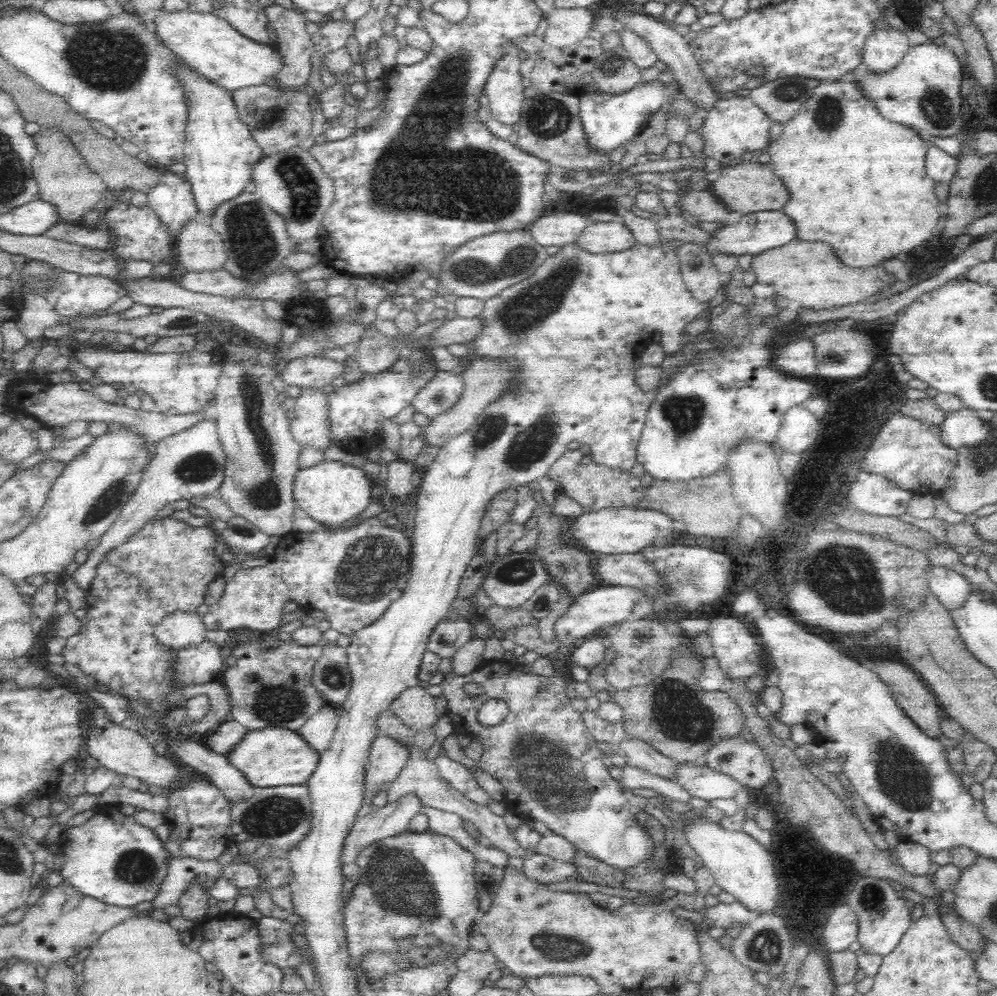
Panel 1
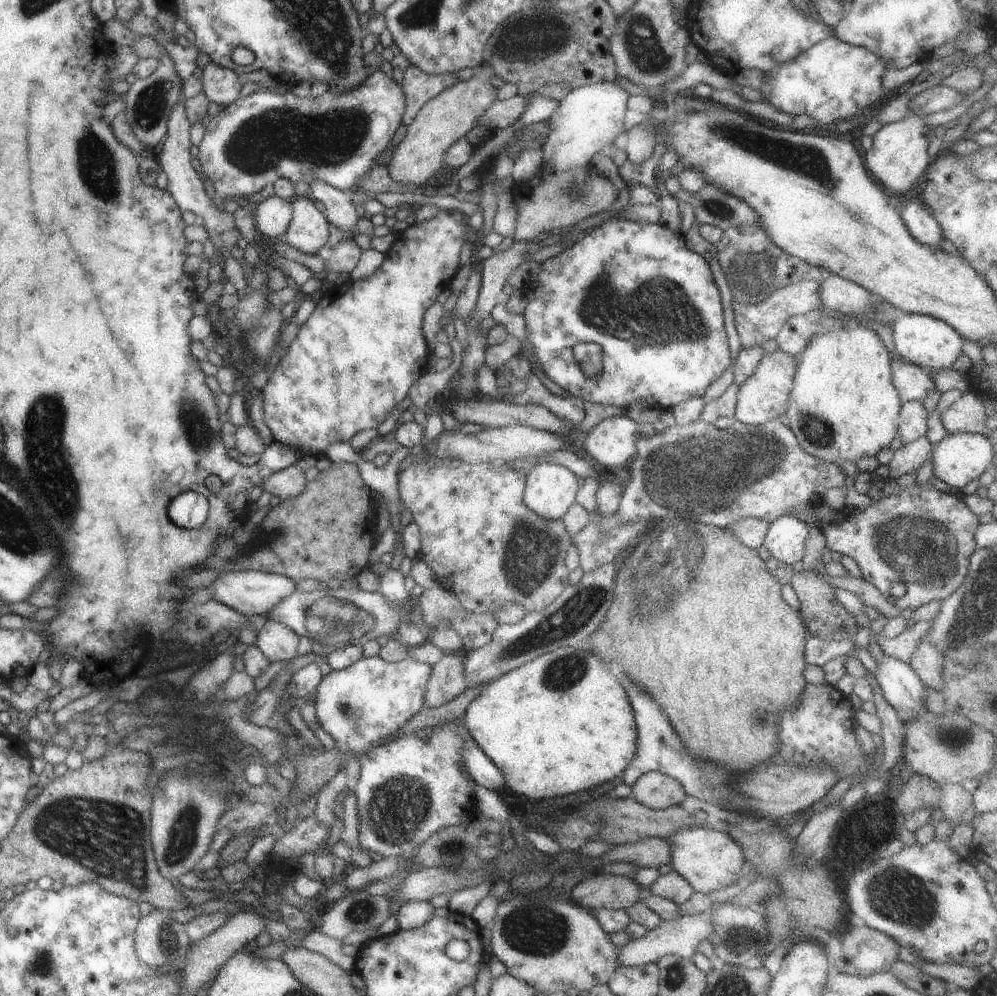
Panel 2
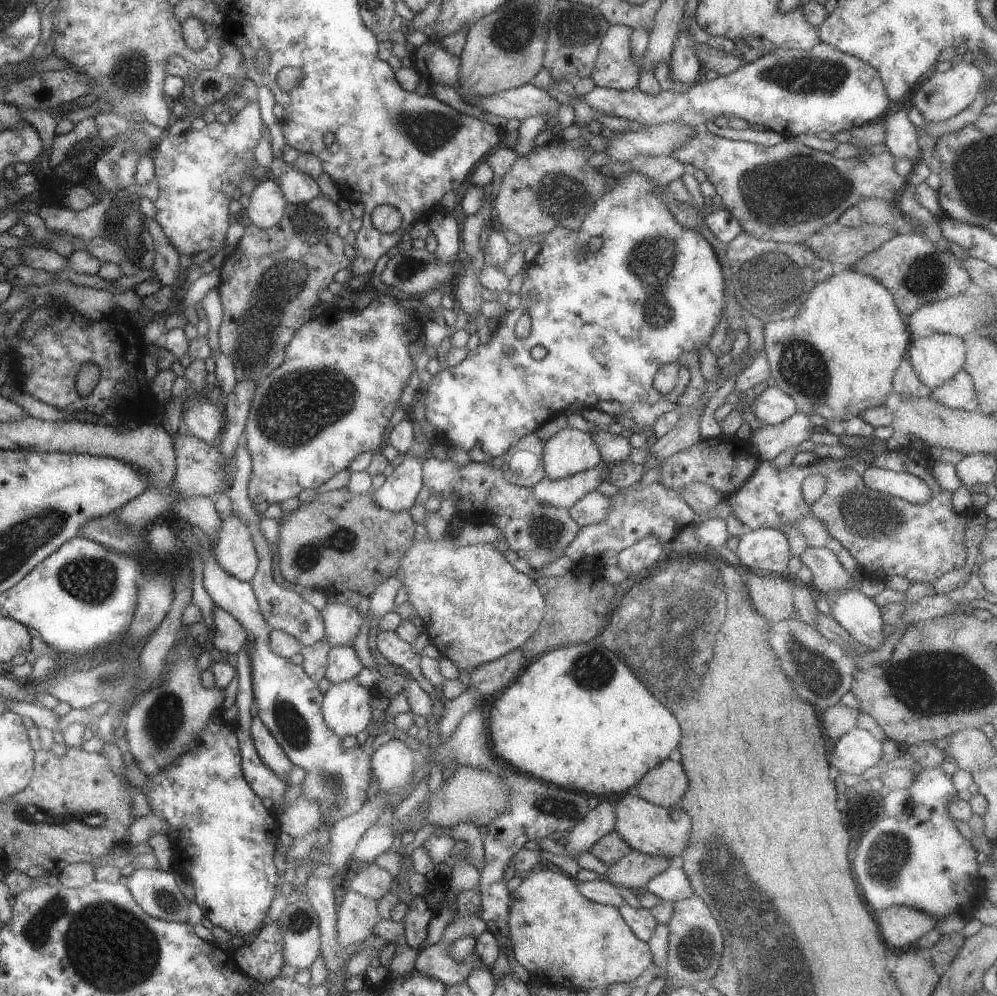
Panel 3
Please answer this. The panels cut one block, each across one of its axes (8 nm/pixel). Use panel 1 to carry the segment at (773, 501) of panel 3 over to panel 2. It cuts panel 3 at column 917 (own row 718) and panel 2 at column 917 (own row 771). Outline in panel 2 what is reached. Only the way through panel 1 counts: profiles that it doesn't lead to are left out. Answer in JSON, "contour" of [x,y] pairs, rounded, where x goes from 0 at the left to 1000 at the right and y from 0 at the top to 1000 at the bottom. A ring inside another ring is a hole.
{"contour":[[[917,485],[910,490],[901,489],[900,494],[876,503],[866,513],[859,512],[857,516],[845,517],[844,513],[839,513],[824,504],[808,510],[808,514],[800,514],[800,518],[796,520],[806,523],[811,529],[822,531],[827,538],[828,548],[836,555],[859,562],[865,574],[864,580],[876,586],[889,600],[898,603],[905,613],[909,610],[918,613],[934,602],[944,603],[951,600],[967,584],[971,574],[971,561],[981,550],[977,542],[977,534],[983,526],[981,517],[977,516],[963,499],[948,496],[929,486],[921,488]],[[899,584],[906,584],[909,594],[898,602],[893,590]]]}

